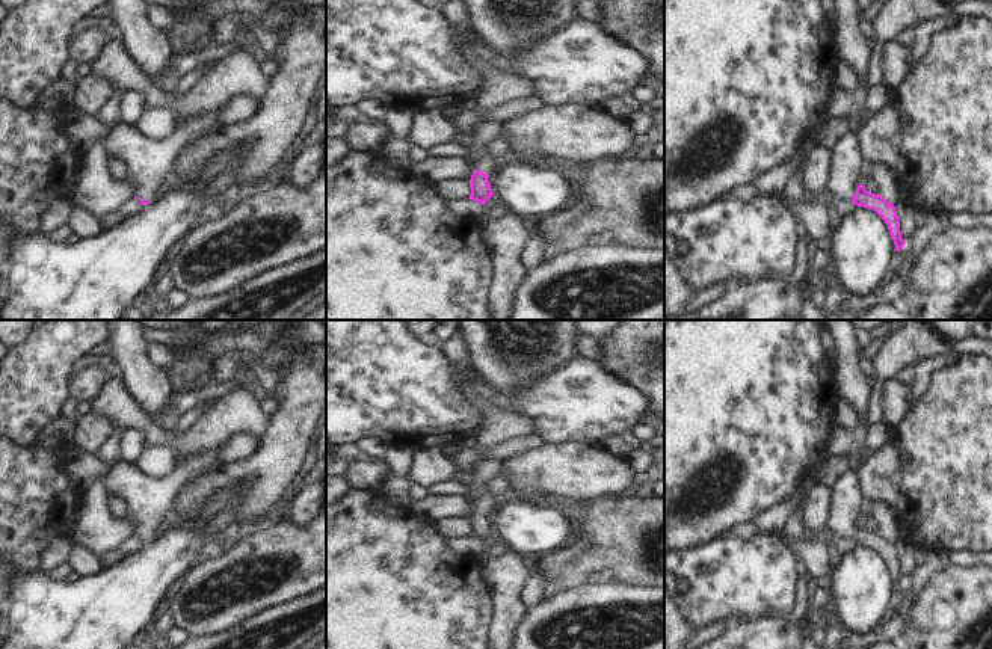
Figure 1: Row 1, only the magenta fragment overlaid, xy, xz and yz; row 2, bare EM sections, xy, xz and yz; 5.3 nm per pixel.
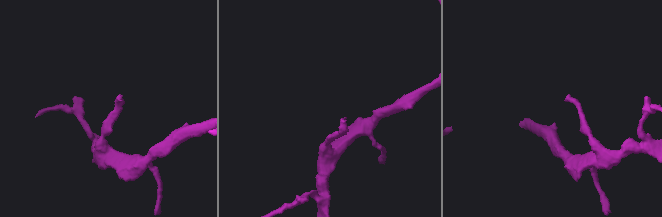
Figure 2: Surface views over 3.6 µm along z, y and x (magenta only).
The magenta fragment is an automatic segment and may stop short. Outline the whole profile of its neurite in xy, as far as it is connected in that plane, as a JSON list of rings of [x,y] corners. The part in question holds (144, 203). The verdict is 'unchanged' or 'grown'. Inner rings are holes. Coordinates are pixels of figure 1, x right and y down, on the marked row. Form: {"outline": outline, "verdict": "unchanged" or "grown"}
{"outline": [[[225,103],[216,109],[193,112],[186,122],[175,127],[166,137],[154,140],[142,134],[134,125],[118,121],[104,136],[109,154],[118,155],[127,166],[127,181],[142,205],[159,195],[159,186],[169,171],[180,149],[196,134],[202,134],[219,124],[219,112],[230,107]]], "verdict": "grown"}

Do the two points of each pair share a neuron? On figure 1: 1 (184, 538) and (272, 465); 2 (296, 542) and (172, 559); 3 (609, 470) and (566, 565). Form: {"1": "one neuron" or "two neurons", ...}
{"1": "two neurons", "2": "two neurons", "3": "two neurons"}

